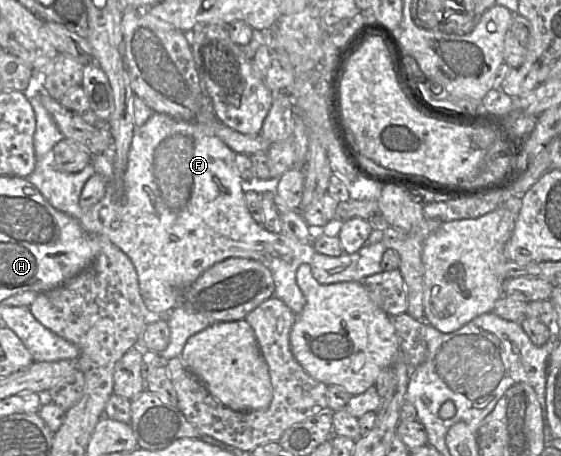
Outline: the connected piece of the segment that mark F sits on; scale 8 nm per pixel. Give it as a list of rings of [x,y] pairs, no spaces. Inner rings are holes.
[[[34,83],[25,92],[36,118],[34,133],[35,168],[26,178],[45,199],[57,210],[76,219],[85,231],[96,236],[106,236],[122,250],[131,260],[137,273],[140,293],[150,313],[163,317],[174,308],[184,306],[185,291],[212,265],[230,257],[258,260],[270,271],[274,280],[274,297],[282,300],[295,315],[301,313],[305,306],[305,295],[296,281],[300,265],[310,266],[311,274],[320,284],[338,282],[361,282],[364,278],[381,272],[381,260],[388,249],[381,241],[364,245],[352,254],[342,253],[333,257],[318,253],[311,242],[300,241],[286,234],[272,233],[257,223],[250,215],[244,198],[245,182],[235,166],[235,153],[207,125],[196,121],[175,119],[164,113],[154,112],[141,126],[135,129],[128,162],[124,173],[125,196],[119,199],[108,183],[114,174],[113,148],[105,153],[95,155],[89,165],[76,173],[64,173],[55,169],[53,147],[64,138],[53,116],[40,99],[43,91],[40,83]],[[94,174],[102,175],[107,181],[103,198],[89,209],[79,204],[79,197],[86,181]]]

